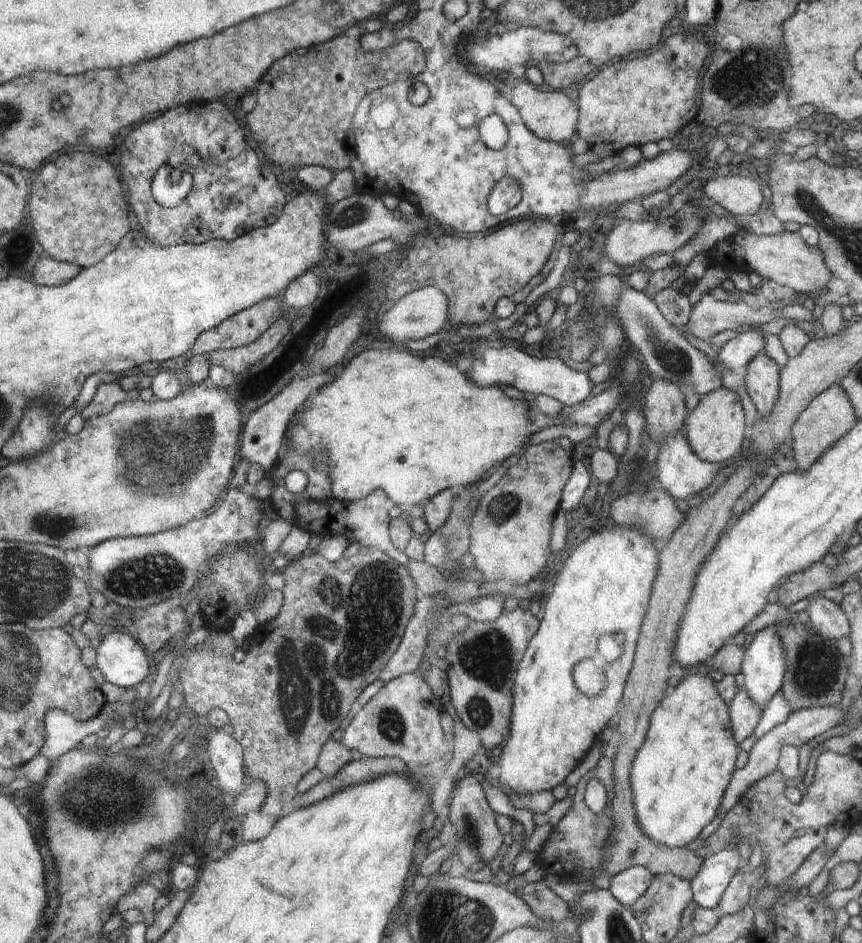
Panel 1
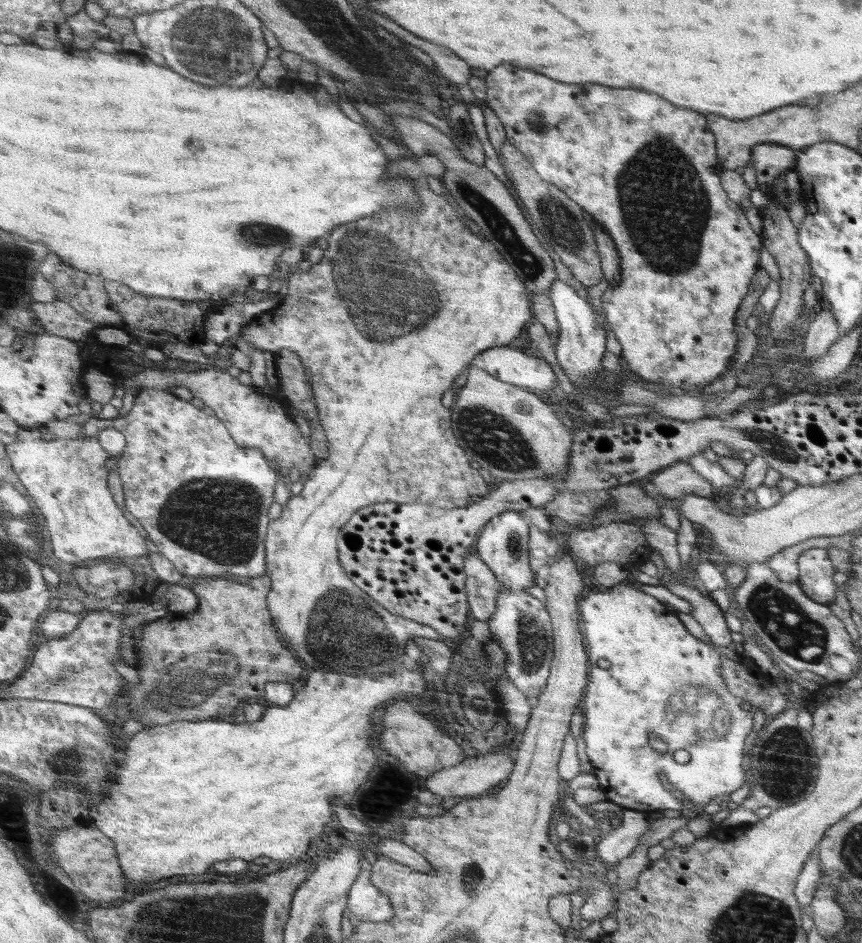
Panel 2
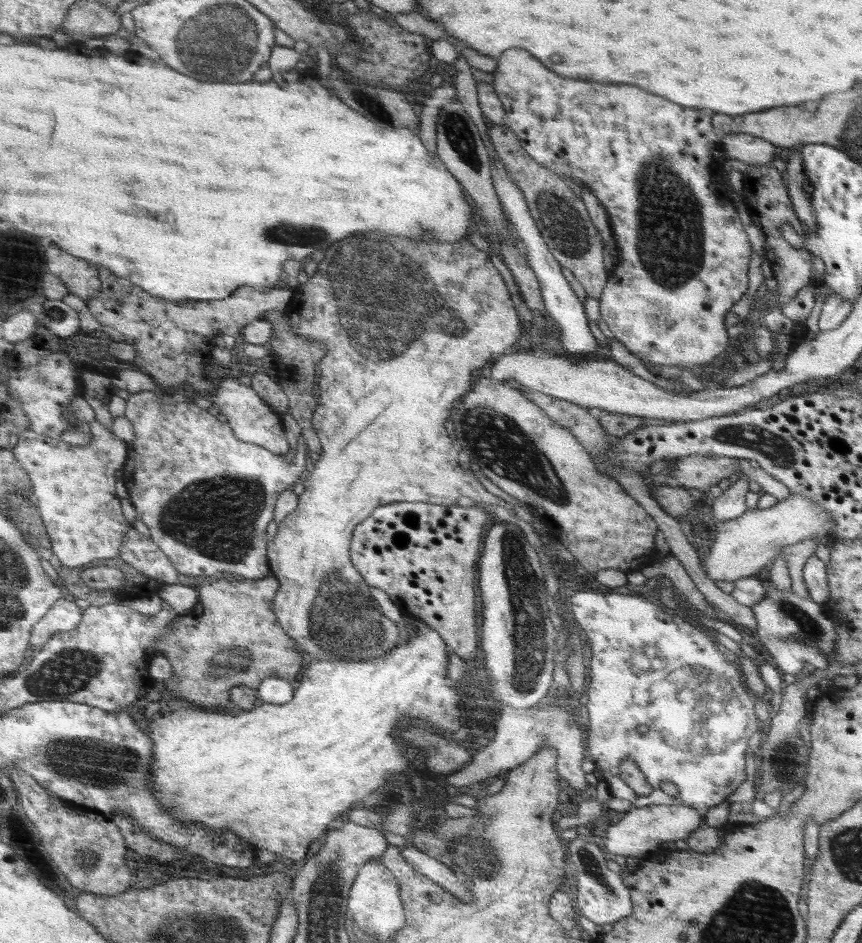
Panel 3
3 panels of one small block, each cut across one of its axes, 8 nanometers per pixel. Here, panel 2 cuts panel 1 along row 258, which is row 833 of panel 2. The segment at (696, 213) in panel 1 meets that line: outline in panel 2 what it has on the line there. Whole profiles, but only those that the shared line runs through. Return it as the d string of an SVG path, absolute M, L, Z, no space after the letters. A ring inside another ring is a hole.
M623 809L620 826L604 833L602 840L597 843L598 859L615 866L623 858L630 856L638 844L640 836L648 830L650 819L652 818L645 813Z

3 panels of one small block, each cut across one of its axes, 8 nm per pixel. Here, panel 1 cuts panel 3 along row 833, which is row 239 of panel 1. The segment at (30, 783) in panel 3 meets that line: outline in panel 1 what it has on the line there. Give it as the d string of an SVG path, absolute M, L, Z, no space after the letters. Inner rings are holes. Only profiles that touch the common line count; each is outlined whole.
M84 150L64 153L56 162L43 166L33 185L28 221L50 256L70 264L78 264L85 269L98 266L100 262L106 260L106 256L118 250L122 240L132 231L130 227L132 202L129 192L124 190L124 182L120 177L118 168L112 162L108 162L104 156Z

